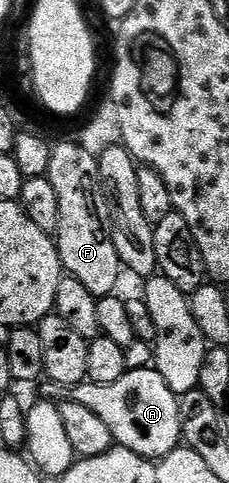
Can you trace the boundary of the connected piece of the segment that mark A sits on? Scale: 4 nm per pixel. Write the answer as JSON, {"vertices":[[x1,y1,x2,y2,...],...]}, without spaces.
{"vertices":[[152,366,127,370,124,376,110,385,96,385,87,380,71,387,70,398,101,418,117,445,136,452,142,458,160,460,181,445,179,397,172,393,164,378]]}

